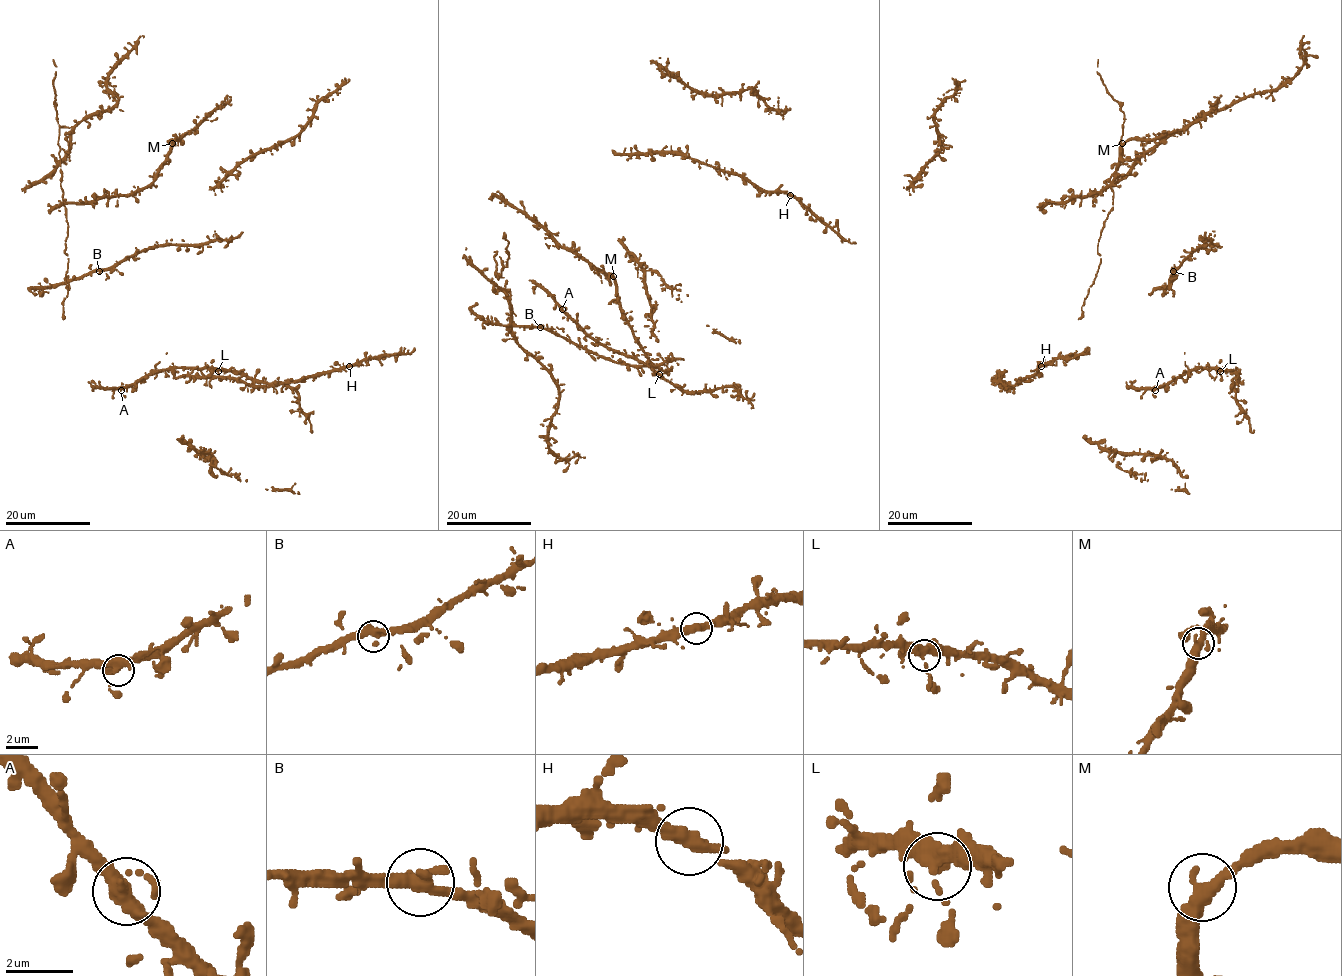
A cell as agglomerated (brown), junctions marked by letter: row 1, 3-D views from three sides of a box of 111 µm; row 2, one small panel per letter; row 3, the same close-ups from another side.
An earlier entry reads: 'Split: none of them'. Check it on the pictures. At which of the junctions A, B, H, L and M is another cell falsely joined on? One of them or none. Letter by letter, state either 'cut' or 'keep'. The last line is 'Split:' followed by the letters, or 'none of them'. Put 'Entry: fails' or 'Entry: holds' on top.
Entry: holds
A: keep
B: keep
H: keep
L: keep
M: keep
Split: none of them

